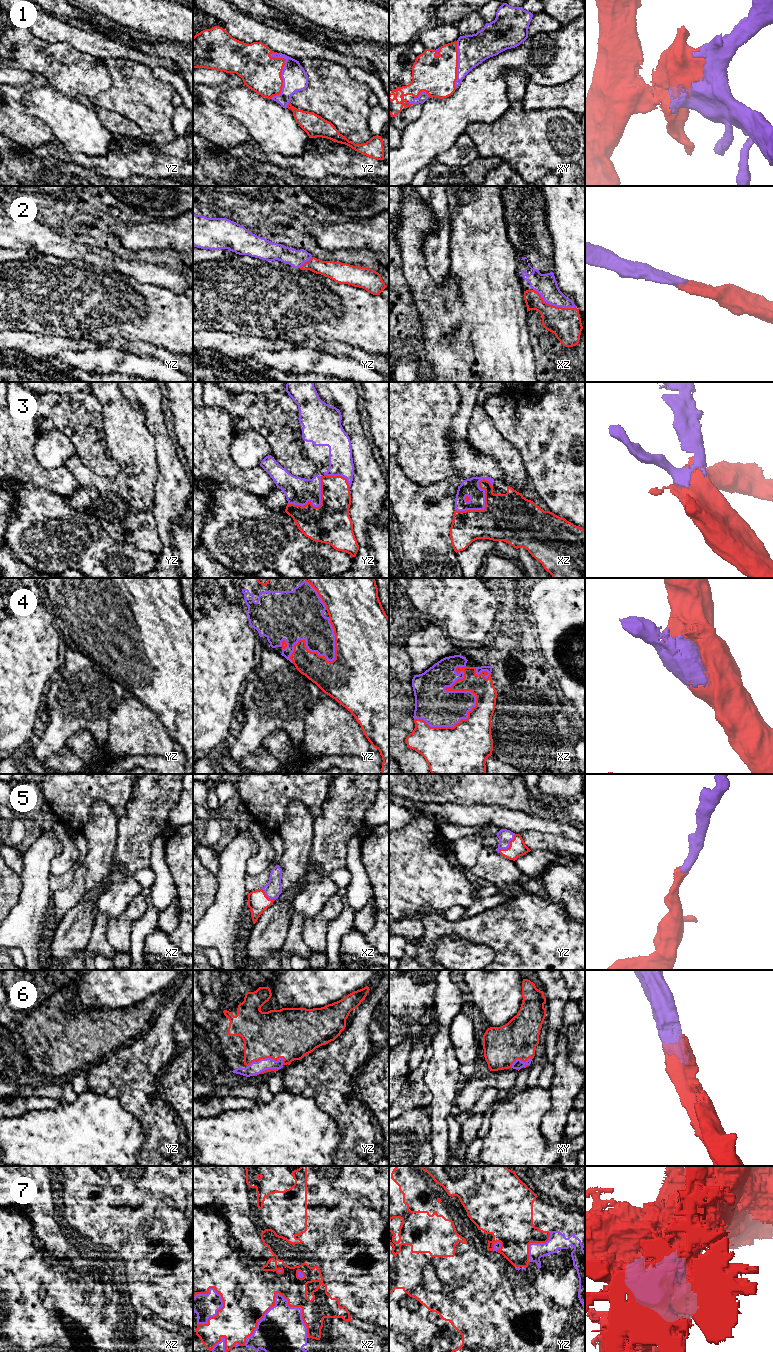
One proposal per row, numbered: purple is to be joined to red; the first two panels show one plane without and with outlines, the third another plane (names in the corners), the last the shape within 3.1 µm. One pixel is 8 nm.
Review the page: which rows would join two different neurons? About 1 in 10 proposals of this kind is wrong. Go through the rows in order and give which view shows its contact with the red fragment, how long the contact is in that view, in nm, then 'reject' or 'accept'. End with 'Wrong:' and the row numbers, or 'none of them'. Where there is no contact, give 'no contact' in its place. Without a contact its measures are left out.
1: contact in yz; length 380 nm; accept
2: contact in xz; length 360 nm; accept
3: contact in xz; length 360 nm; accept
4: contact in xz; length 600 nm; accept
5: contact in yz; length 200 nm; accept
6: contact in yz; length 300 nm; accept
7: contact in xz; length 550 nm; reject
Wrong: 7

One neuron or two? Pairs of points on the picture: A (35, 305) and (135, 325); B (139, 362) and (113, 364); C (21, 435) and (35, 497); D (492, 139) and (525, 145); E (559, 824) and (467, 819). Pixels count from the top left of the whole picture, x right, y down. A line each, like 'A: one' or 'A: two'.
A: one
B: one
C: two
D: one
E: one

